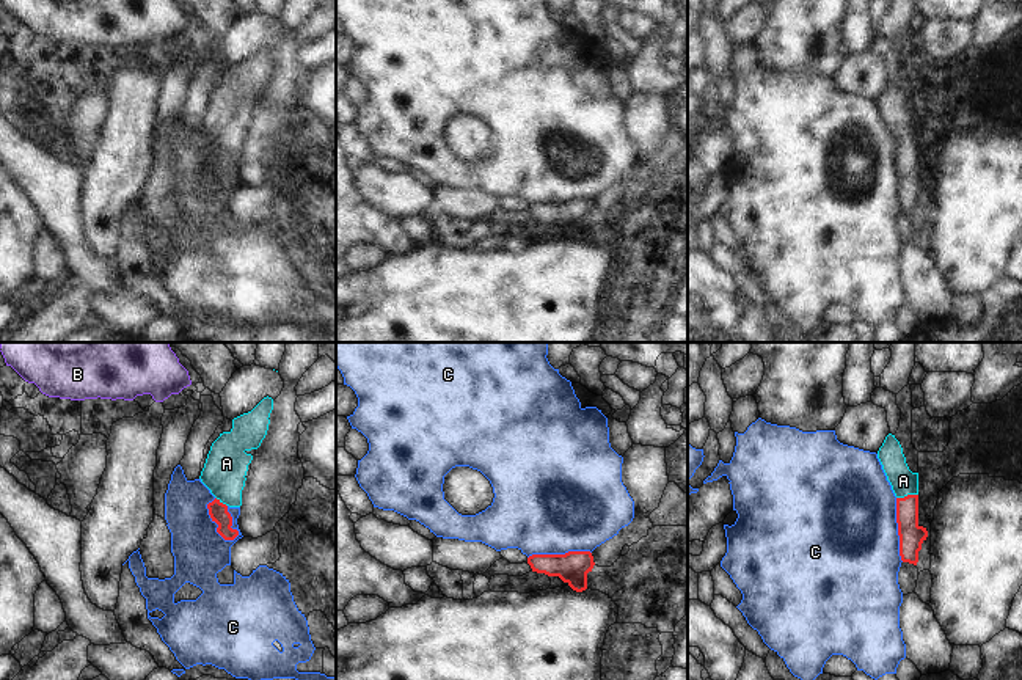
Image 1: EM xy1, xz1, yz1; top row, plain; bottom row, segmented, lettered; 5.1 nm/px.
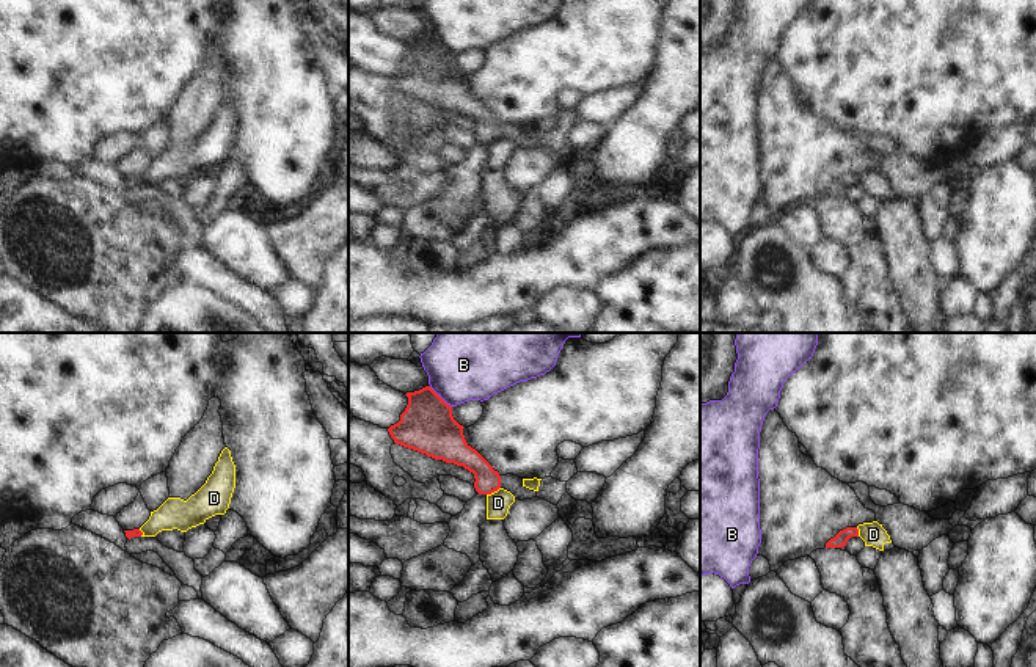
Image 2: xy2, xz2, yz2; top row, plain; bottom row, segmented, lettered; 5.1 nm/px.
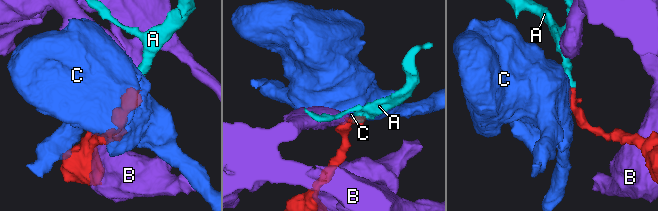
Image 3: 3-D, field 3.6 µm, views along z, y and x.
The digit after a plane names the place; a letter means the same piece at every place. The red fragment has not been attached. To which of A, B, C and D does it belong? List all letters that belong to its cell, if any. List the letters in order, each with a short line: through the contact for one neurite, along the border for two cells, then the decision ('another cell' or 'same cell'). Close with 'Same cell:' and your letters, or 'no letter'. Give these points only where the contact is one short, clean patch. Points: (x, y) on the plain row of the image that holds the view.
A: yz1 (911, 184), (908, 178), (908, 143), (903, 129) | same cell
B: another cell
C: xy1 (214, 146), (208, 153), (208, 162), (217, 179), (233, 189) | another cell
D: xz2 (499, 135), (487, 143) | another cell
Same cell: A

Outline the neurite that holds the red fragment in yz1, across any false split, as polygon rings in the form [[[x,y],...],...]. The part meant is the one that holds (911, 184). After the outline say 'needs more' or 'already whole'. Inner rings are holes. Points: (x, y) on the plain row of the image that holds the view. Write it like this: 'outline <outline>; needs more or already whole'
outline [[[892,82],[879,96],[878,107],[896,144],[901,209],[917,214],[918,199],[928,185],[926,176],[918,173],[918,121],[909,118],[903,96]]]; needs more

